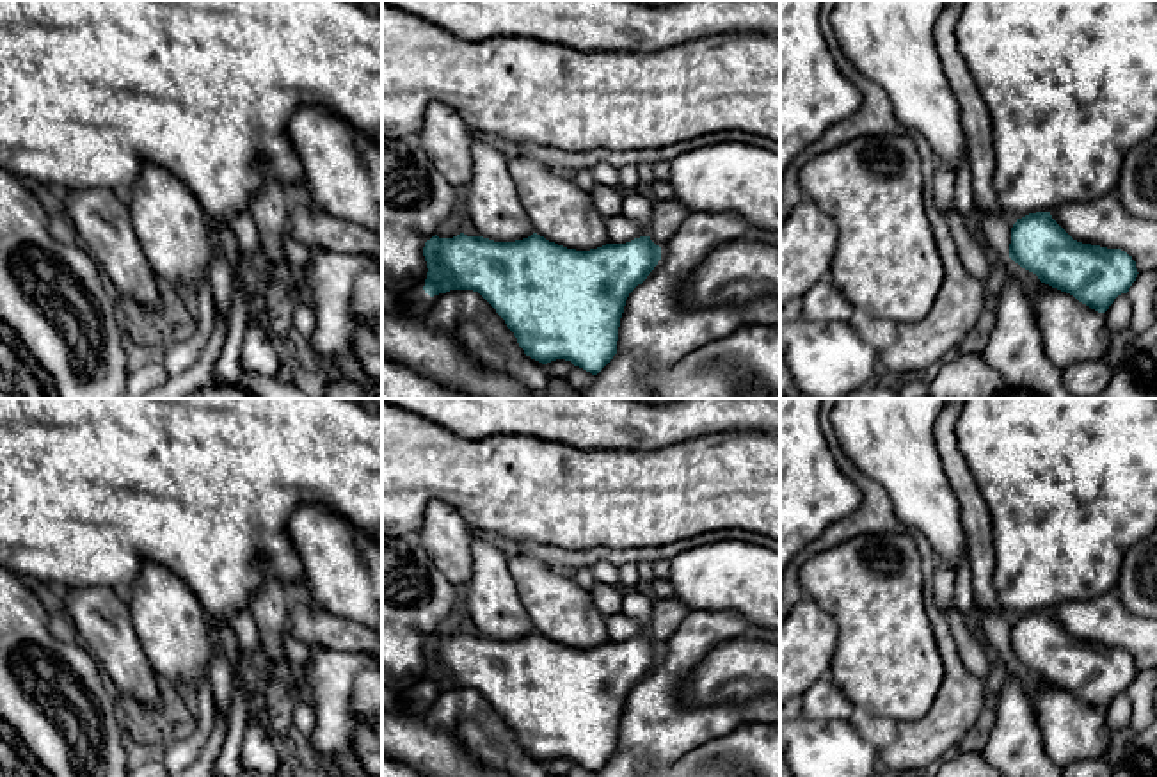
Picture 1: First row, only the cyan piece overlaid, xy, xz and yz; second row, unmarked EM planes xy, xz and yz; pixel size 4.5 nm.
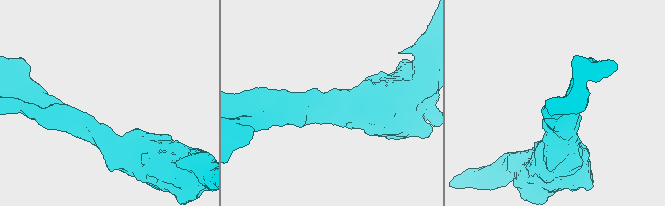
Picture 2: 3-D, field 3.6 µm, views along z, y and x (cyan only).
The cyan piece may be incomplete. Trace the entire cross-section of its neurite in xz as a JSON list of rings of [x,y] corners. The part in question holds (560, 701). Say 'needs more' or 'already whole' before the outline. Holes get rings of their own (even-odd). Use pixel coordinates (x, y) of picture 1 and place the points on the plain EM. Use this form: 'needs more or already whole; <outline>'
already whole; [[[460,631],[453,637],[432,635],[425,640],[423,654],[428,667],[425,692],[478,690],[505,718],[526,754],[542,763],[565,757],[597,773],[617,752],[626,699],[654,669],[661,645],[650,635],[576,649],[537,631],[515,640]]]

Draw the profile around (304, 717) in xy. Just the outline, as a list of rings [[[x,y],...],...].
[[[304,692],[297,697],[293,708],[293,725],[306,736],[311,738],[316,722],[316,713]]]

